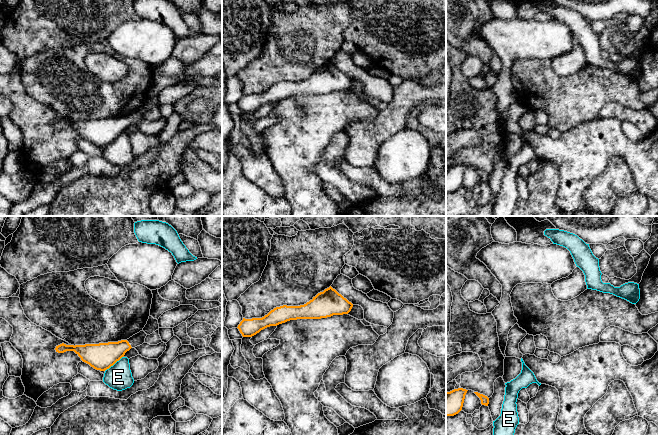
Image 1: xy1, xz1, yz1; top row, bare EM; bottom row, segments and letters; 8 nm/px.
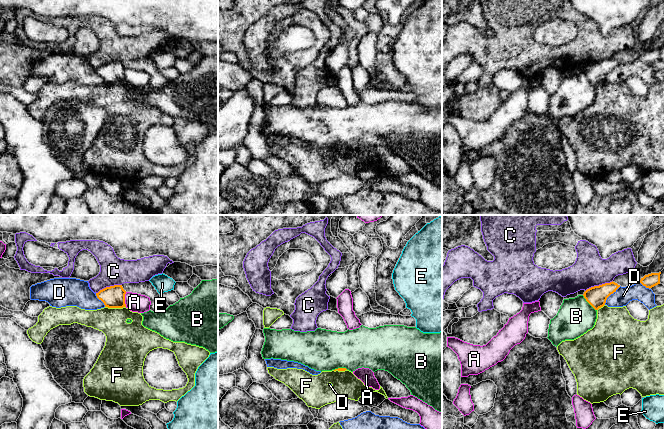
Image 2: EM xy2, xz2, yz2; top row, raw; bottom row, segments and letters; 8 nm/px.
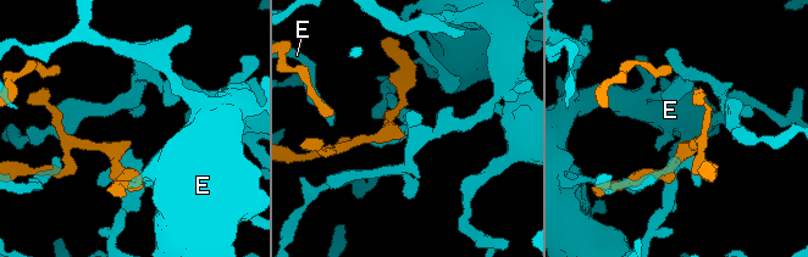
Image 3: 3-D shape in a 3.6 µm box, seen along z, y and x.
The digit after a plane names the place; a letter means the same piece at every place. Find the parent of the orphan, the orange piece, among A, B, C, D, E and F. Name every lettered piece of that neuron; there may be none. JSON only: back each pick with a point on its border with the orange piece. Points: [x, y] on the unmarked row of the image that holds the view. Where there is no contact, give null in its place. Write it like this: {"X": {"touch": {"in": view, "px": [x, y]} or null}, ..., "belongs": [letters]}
{"belongs": []}

